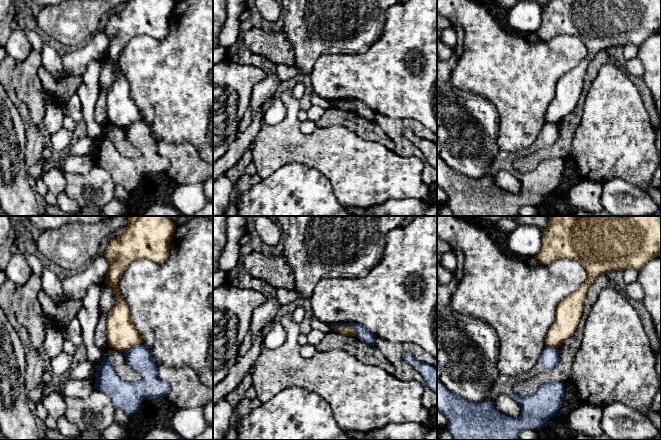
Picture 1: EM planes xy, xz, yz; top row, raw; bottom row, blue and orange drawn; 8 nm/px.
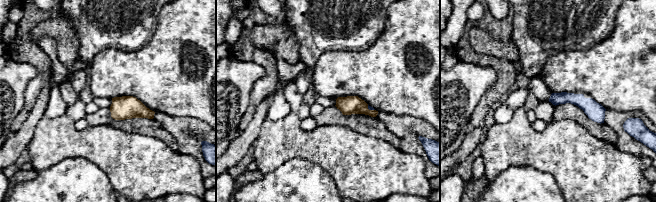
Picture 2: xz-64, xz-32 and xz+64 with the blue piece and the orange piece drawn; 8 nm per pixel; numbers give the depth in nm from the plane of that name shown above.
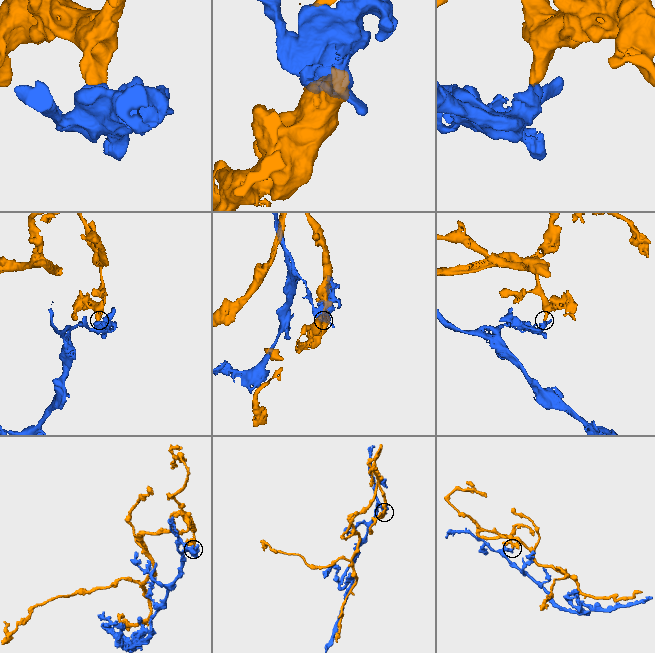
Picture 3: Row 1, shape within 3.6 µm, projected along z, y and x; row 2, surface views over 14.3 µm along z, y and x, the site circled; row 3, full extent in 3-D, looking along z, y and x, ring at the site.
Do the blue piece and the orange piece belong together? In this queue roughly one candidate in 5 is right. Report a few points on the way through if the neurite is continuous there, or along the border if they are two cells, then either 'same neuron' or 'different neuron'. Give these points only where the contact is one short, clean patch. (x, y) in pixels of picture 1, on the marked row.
along xz (334, 330), (339, 326), (349, 325), (356, 336) | different neuron

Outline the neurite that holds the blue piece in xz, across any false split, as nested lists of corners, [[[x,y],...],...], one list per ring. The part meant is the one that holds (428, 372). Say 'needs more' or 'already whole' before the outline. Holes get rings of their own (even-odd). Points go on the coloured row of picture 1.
already whole; [[[405,353],[403,359],[420,373],[431,390],[437,392],[437,367],[416,360],[411,353]]]

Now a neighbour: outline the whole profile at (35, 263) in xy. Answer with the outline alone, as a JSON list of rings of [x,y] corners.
[[[25,252],[23,253],[23,255],[28,265],[30,266],[32,273],[41,276],[43,268],[44,268],[41,259],[31,252]]]

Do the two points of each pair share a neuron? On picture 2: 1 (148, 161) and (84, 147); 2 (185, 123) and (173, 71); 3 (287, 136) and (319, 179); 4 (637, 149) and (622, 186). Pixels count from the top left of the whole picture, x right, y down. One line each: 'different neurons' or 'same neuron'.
1: same neuron
2: different neurons
3: different neurons
4: different neurons

